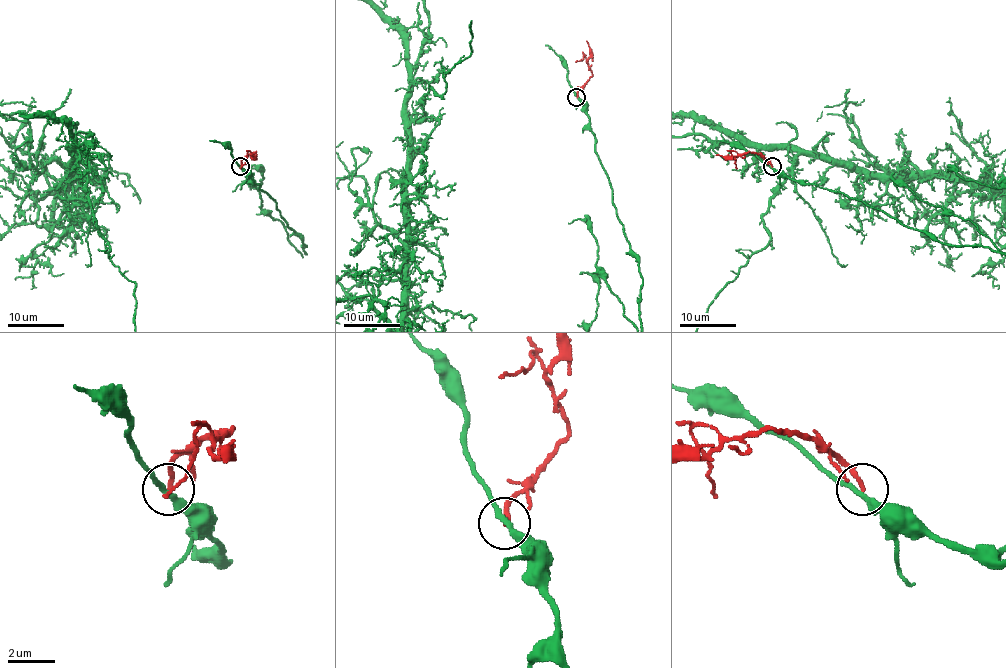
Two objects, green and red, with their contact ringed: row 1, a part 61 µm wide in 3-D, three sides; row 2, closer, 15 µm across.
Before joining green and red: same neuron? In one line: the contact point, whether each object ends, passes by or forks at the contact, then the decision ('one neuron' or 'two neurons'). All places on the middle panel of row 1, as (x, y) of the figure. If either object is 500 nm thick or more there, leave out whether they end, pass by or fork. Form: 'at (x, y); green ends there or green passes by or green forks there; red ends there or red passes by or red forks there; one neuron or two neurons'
at (576, 97); green passes by; red ends there; two neurons

